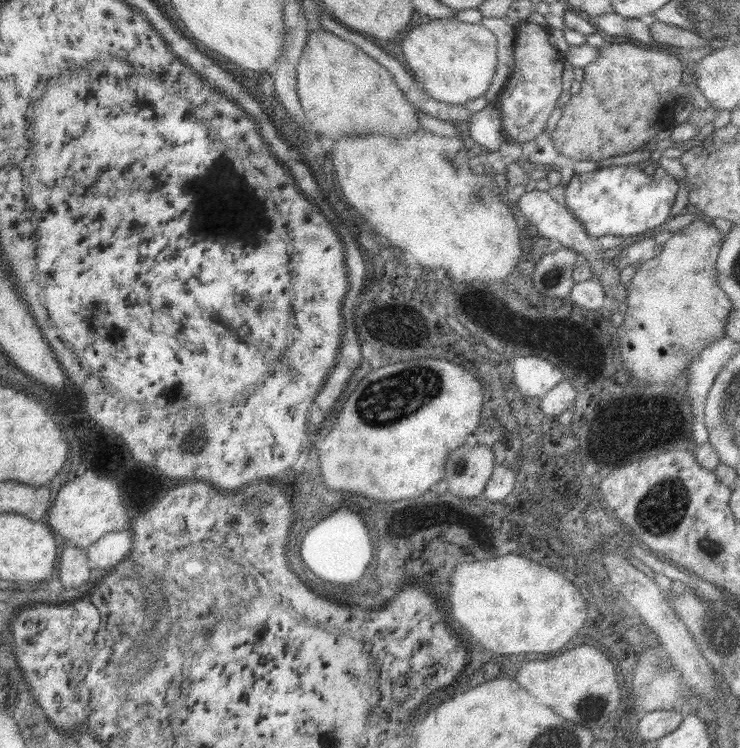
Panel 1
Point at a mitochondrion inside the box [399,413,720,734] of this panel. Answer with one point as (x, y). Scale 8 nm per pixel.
(667, 502)

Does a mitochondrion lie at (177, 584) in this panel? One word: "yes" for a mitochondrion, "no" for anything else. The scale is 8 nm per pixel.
yes

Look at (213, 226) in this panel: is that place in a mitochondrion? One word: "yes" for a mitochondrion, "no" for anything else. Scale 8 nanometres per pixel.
no

